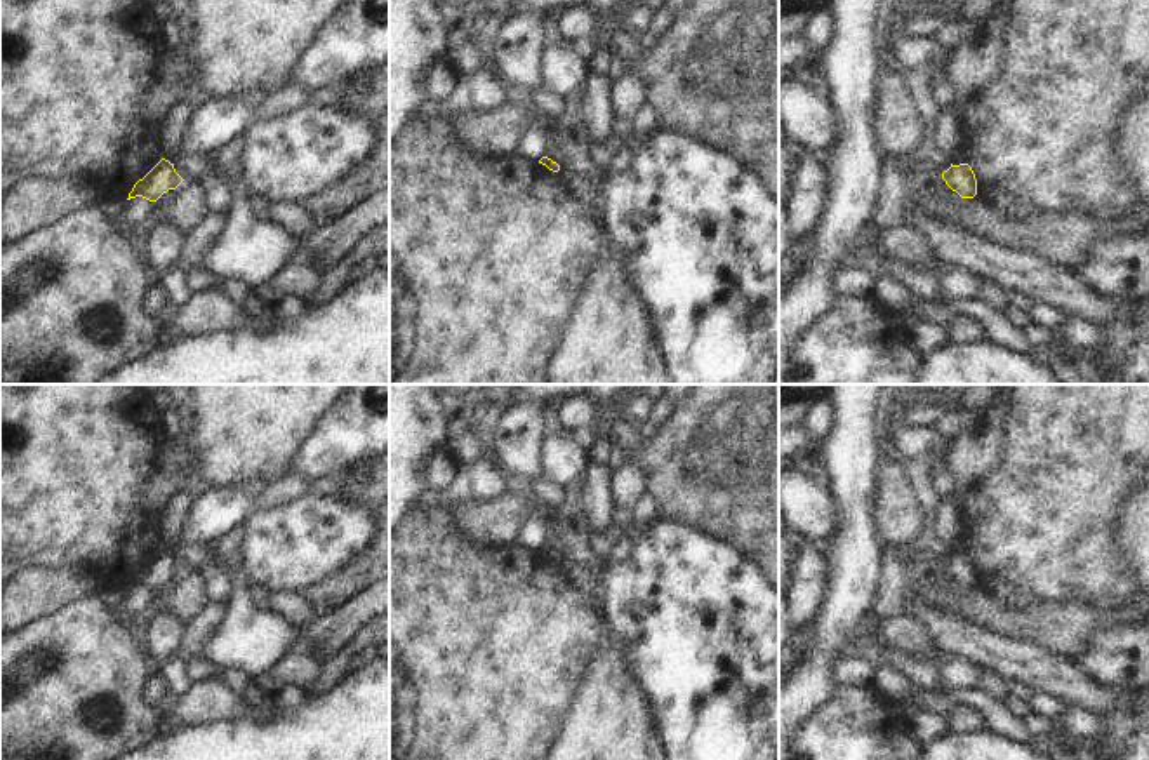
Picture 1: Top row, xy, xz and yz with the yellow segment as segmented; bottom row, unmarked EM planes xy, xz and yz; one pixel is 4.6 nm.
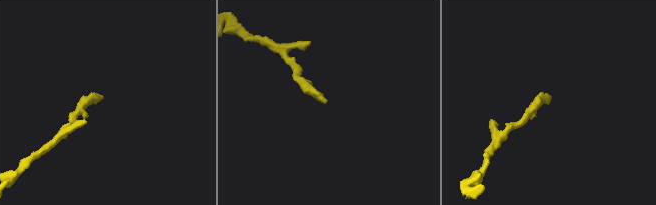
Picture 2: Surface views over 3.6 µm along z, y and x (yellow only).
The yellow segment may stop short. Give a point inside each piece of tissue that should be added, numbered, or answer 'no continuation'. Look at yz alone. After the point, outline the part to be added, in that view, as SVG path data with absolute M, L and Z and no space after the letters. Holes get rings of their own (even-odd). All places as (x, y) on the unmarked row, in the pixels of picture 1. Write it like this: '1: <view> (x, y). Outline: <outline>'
no continuation

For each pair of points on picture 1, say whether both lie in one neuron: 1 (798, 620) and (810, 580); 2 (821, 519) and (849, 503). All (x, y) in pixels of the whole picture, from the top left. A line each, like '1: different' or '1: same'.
1: same
2: different

